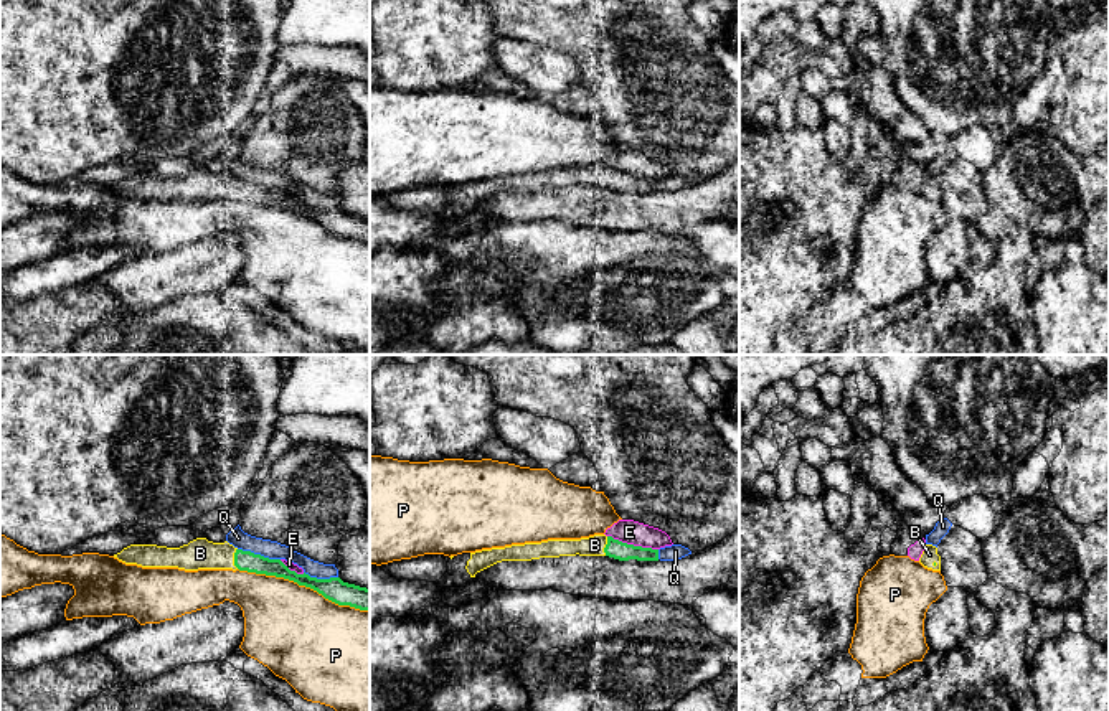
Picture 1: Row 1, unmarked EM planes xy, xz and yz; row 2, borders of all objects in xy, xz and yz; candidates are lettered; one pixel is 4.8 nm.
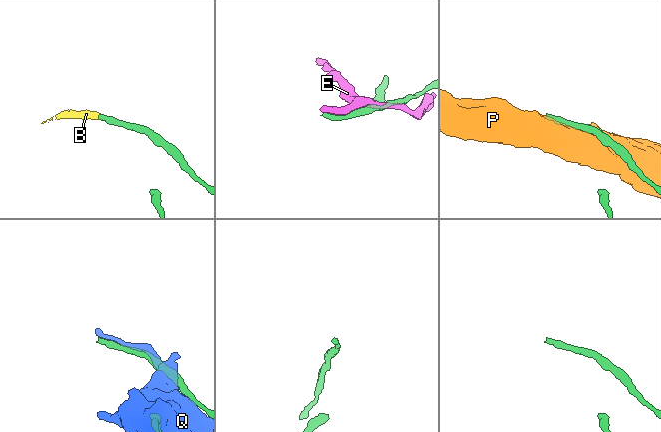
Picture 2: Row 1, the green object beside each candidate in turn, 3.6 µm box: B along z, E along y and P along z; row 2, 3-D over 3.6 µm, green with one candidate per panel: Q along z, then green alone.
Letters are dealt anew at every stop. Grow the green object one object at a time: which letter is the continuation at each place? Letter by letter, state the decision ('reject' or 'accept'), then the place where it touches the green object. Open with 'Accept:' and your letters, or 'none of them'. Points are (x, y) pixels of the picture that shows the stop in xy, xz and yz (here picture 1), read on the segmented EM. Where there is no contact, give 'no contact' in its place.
Accept: B
B: accept | xy (235, 558)
E: reject | xz (632, 545)
P: reject | xy (304, 584)
Q: reject | xy (259, 555)

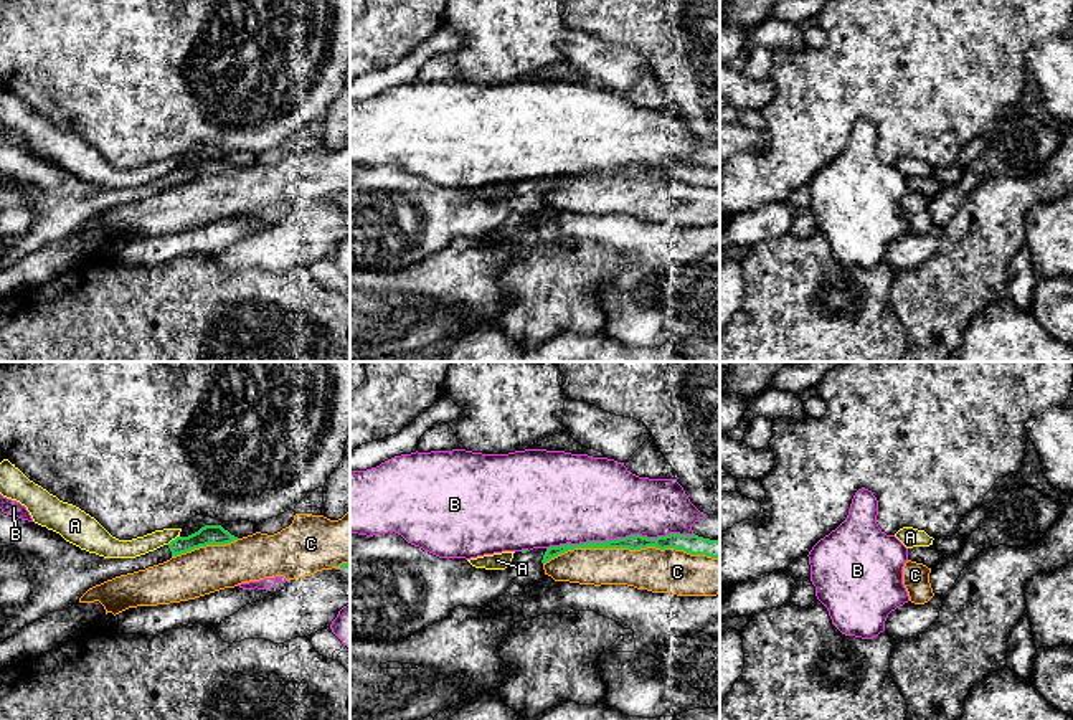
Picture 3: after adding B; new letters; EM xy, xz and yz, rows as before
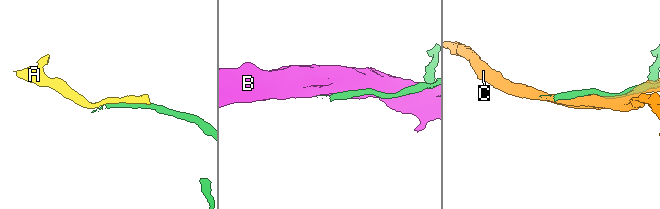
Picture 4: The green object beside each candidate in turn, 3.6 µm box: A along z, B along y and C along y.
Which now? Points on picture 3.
Accept: none of them
A: reject | xy (172, 540)
B: reject | xz (619, 539)
C: reject | xz (631, 549)

